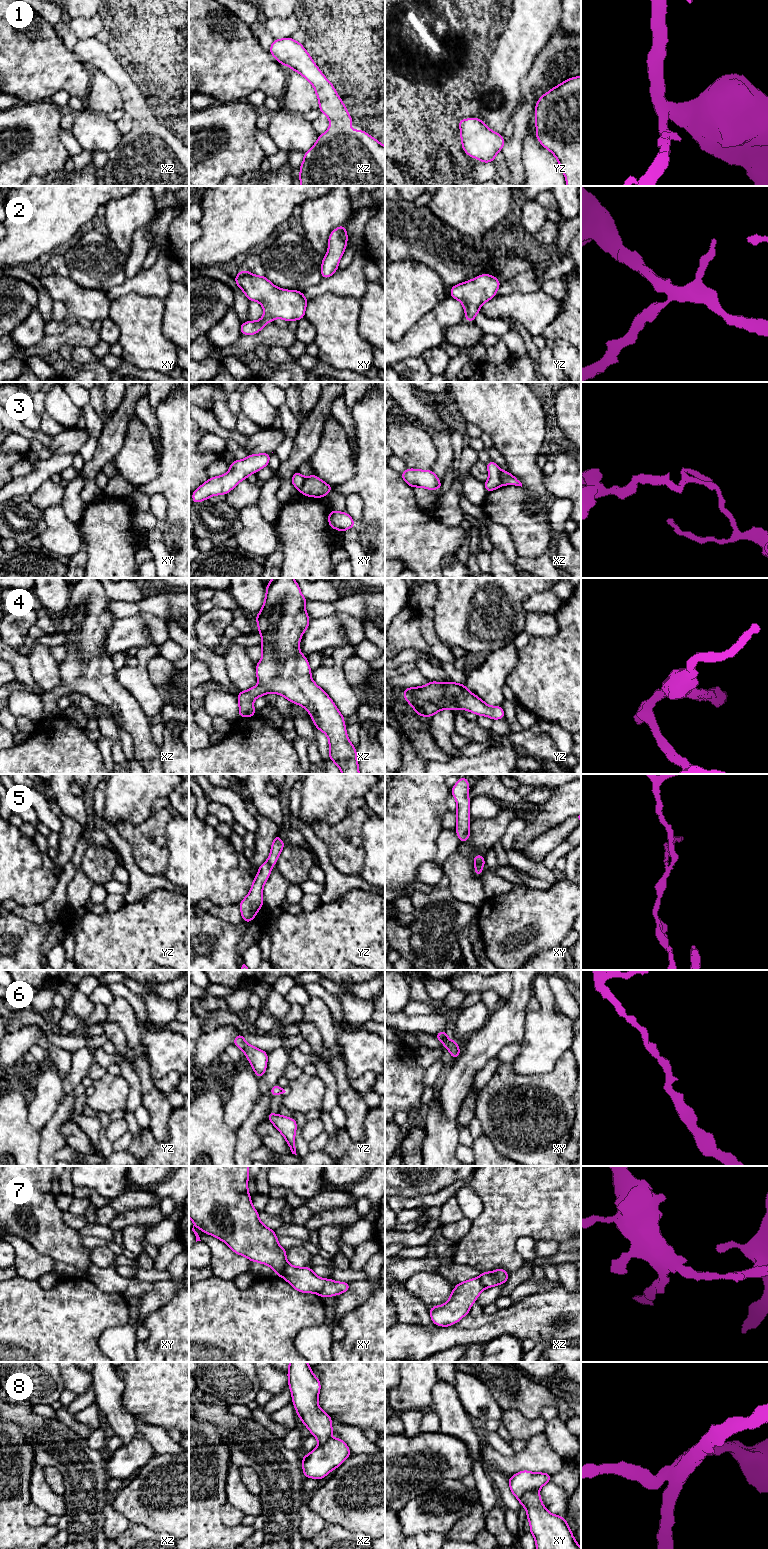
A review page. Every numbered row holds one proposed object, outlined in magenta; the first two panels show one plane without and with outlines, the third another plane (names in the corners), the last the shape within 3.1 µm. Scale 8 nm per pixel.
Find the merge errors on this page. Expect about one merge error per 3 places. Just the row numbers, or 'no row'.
3, 5, 7, 8

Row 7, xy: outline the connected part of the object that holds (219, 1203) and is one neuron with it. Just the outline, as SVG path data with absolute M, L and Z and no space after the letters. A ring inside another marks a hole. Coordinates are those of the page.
M189 1166L189 1217L194 1225L192 1231L196 1242L201 1241L194 1227L199 1226L205 1234L212 1235L225 1242L234 1253L248 1258L252 1262L269 1265L277 1277L281 1277L288 1265L286 1249L278 1244L274 1230L267 1228L253 1207L248 1193L249 1166Z

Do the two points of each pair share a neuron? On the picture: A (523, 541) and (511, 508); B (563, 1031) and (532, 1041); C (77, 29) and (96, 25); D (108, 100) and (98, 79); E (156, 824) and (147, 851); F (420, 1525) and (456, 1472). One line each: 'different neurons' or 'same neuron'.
A: same neuron
B: same neuron
C: same neuron
D: same neuron
E: same neuron
F: different neurons

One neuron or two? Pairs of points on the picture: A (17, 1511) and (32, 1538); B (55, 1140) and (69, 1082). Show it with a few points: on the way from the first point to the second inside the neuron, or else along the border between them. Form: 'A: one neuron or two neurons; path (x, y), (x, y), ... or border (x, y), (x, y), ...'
A: one neuron; path (17, 1518), (17, 1523), (25, 1531)
B: one neuron; path (55, 1126), (55, 1123), (64, 1112), (68, 1096)

